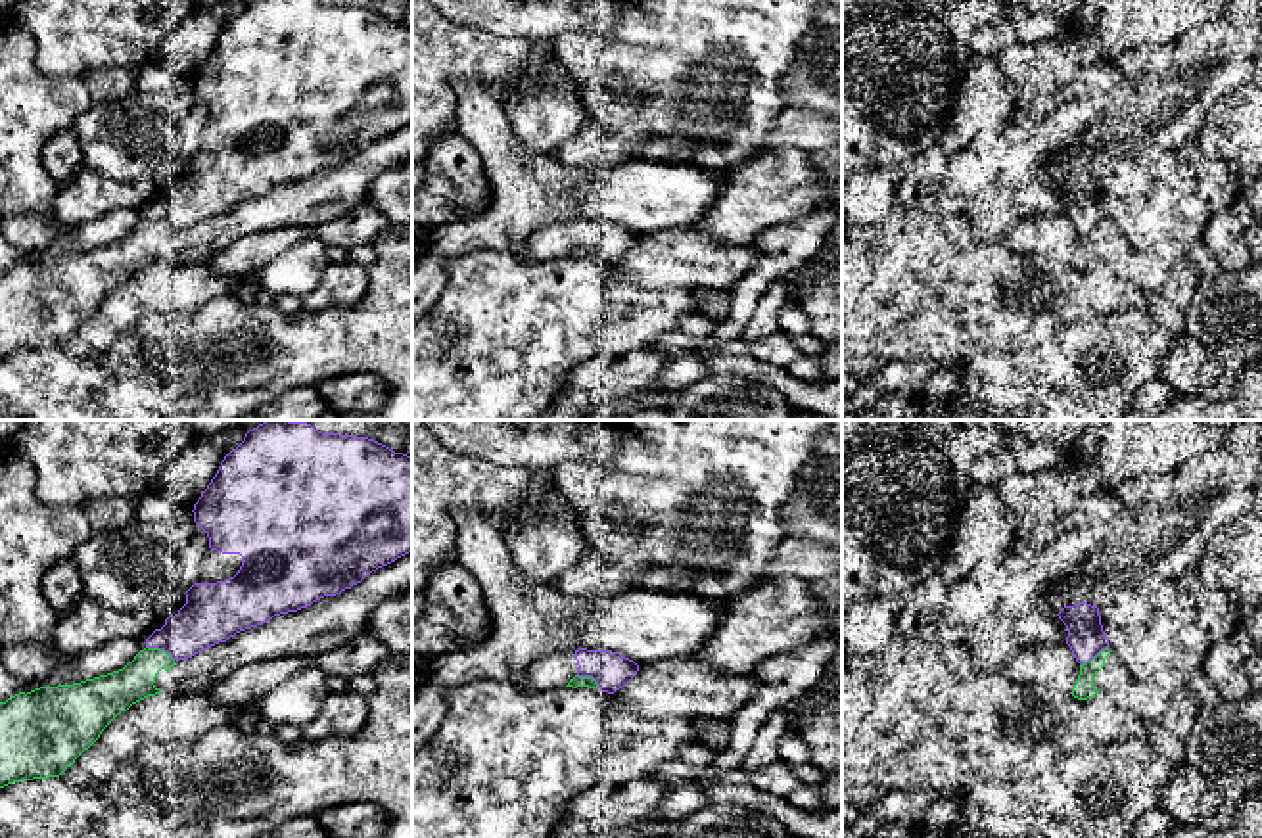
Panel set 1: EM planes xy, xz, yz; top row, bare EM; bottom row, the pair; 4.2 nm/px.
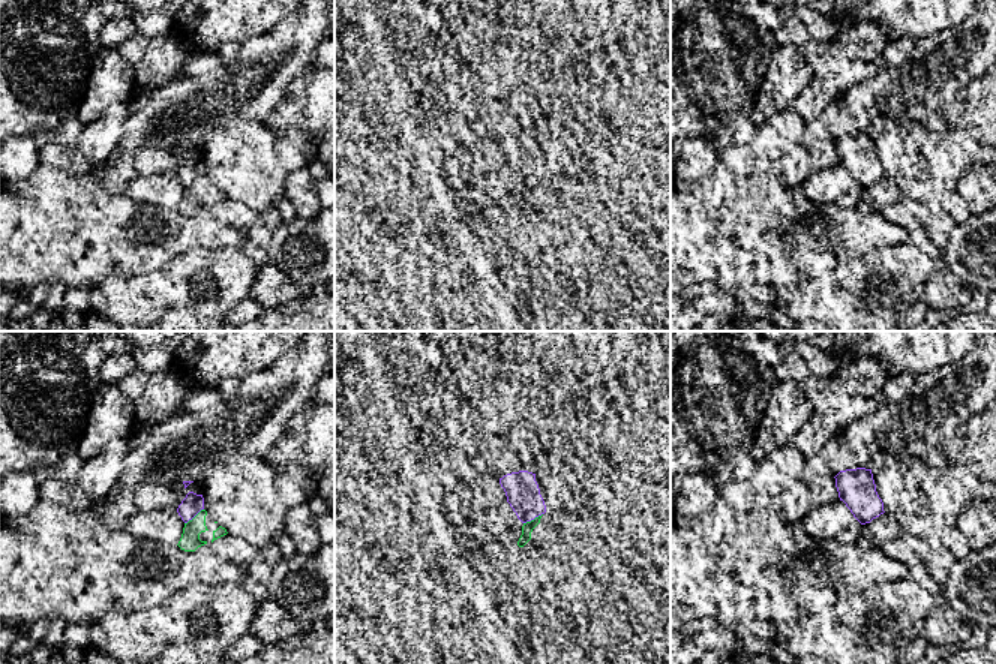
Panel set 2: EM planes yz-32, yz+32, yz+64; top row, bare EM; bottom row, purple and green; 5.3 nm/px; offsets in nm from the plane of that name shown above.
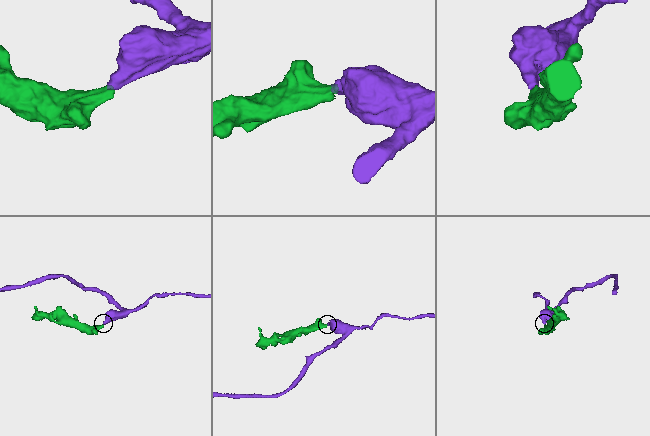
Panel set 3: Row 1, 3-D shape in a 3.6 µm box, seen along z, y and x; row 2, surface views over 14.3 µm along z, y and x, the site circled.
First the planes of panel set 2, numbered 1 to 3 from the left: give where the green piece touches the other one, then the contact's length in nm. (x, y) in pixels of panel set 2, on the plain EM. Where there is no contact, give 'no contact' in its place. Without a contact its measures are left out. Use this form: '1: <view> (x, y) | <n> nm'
1: yz-32 (194, 180) | 130 nm
2: yz+32 (533, 183) | 120 nm
3: no contact

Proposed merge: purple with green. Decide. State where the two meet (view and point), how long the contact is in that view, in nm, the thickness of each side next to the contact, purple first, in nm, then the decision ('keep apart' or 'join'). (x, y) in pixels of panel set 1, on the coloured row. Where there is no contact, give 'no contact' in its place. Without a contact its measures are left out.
contact xy (160, 649); length 140 nm; calibres 240 and 170 nm; keep apart

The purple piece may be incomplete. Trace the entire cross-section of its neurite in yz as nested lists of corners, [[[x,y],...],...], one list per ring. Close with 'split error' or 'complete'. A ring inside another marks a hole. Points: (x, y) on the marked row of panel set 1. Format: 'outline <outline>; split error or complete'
outline [[[1080,602],[1074,606],[1064,606],[1057,616],[1068,629],[1066,644],[1080,665],[1109,648],[1109,639],[1103,631],[1097,606]]]; complete

